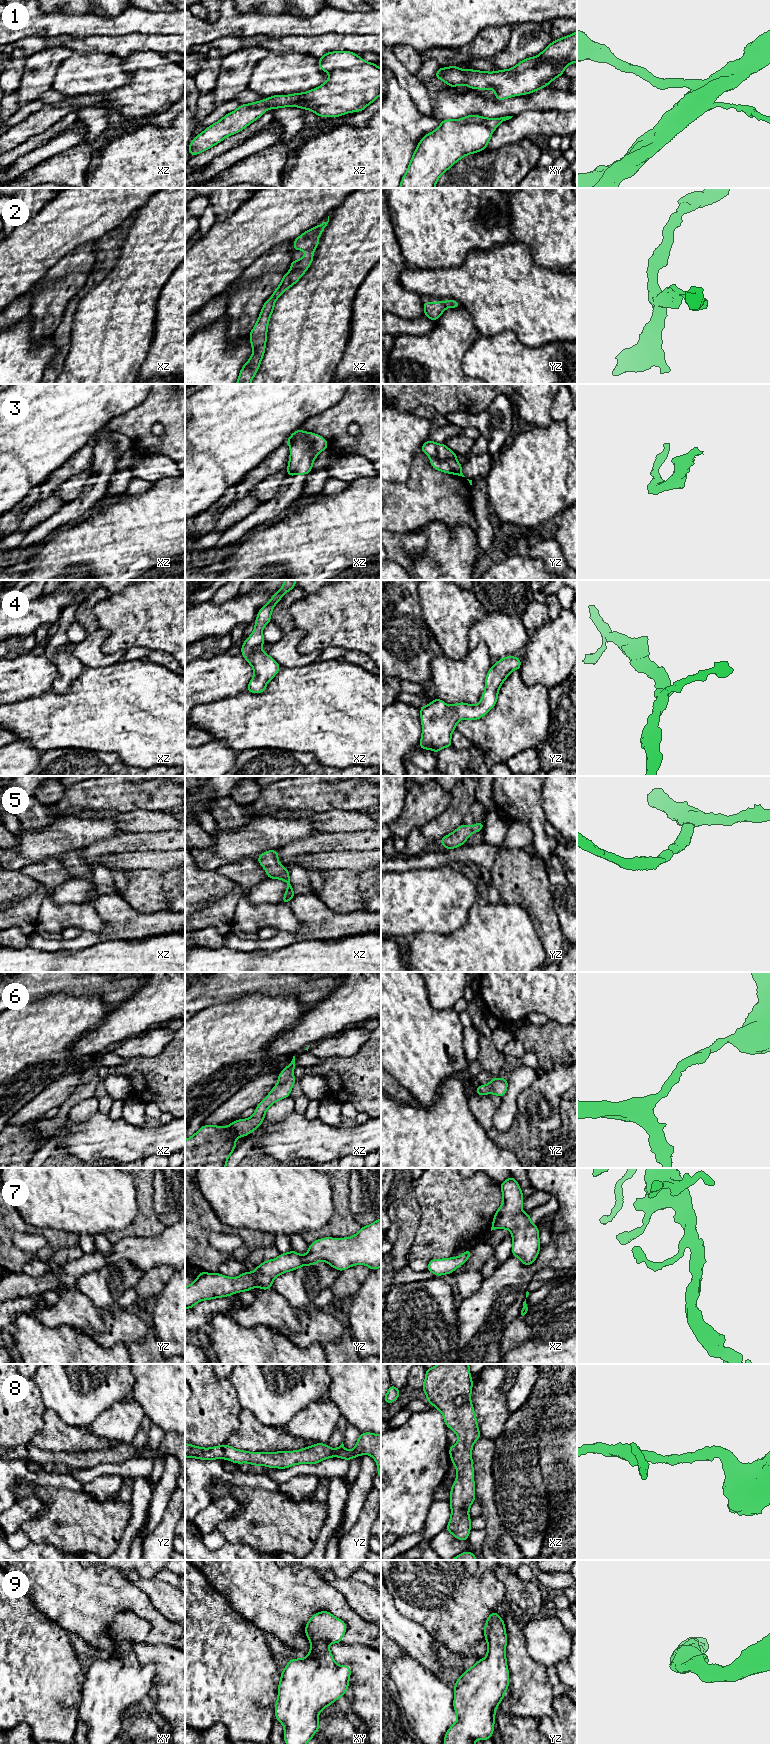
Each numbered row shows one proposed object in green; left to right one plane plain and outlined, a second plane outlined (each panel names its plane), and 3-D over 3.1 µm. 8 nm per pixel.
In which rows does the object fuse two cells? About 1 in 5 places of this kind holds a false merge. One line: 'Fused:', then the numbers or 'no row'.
Fused: 3

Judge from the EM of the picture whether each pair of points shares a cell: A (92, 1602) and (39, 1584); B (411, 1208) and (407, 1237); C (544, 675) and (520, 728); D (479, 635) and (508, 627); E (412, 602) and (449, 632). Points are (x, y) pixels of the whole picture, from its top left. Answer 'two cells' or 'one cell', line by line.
A: one cell
B: one cell
C: two cells
D: one cell
E: two cells

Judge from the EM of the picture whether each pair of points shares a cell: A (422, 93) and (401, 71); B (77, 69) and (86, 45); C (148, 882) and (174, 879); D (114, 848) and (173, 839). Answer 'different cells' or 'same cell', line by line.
A: same cell
B: different cells
C: different cells
D: same cell

